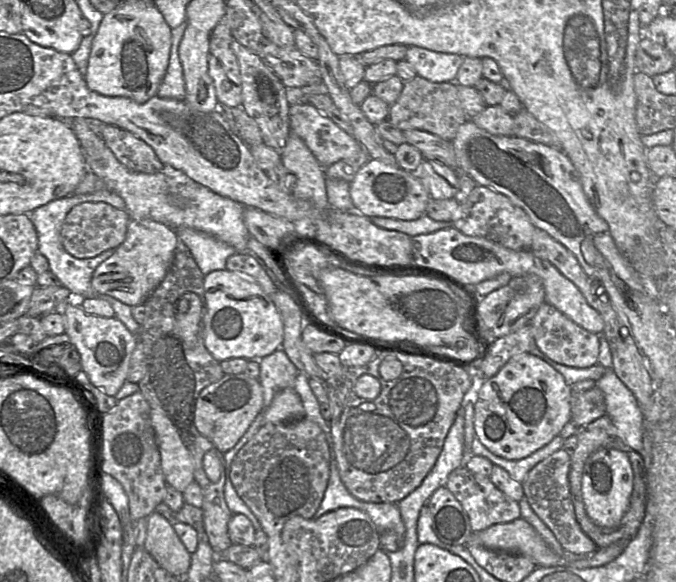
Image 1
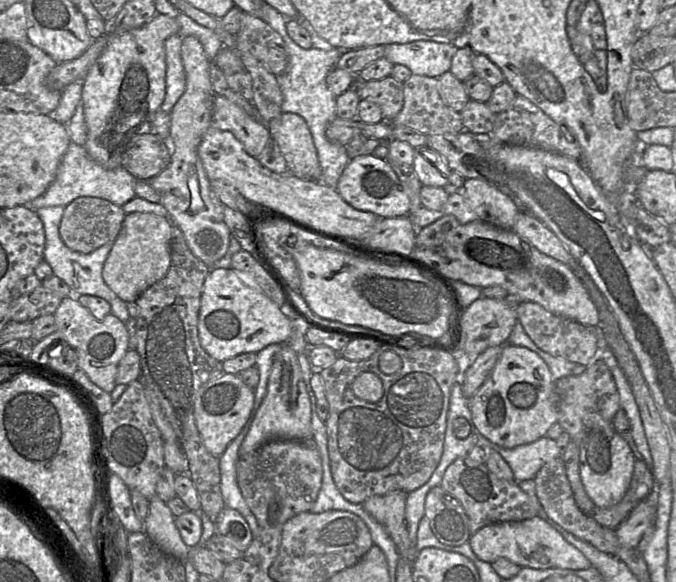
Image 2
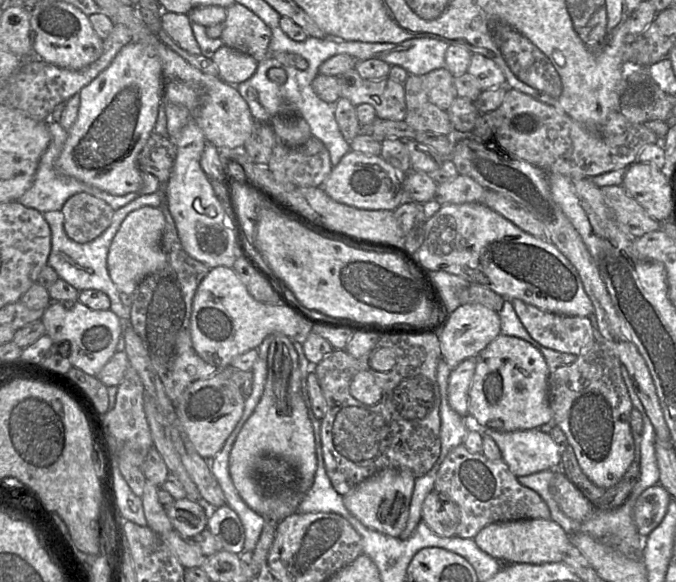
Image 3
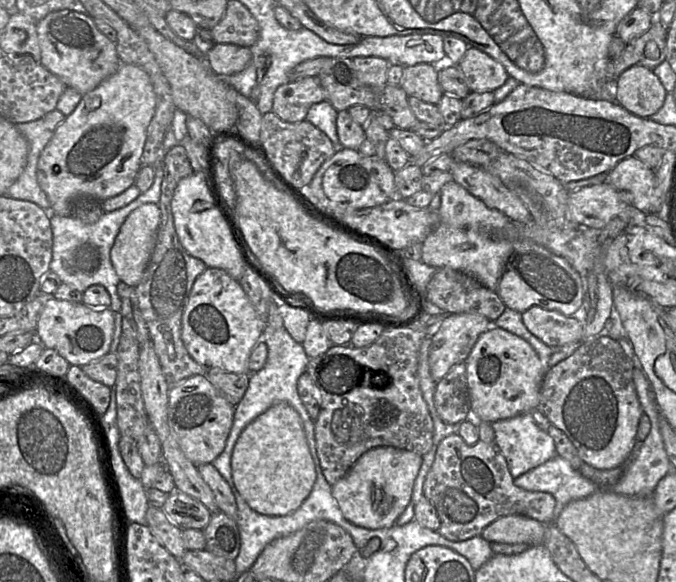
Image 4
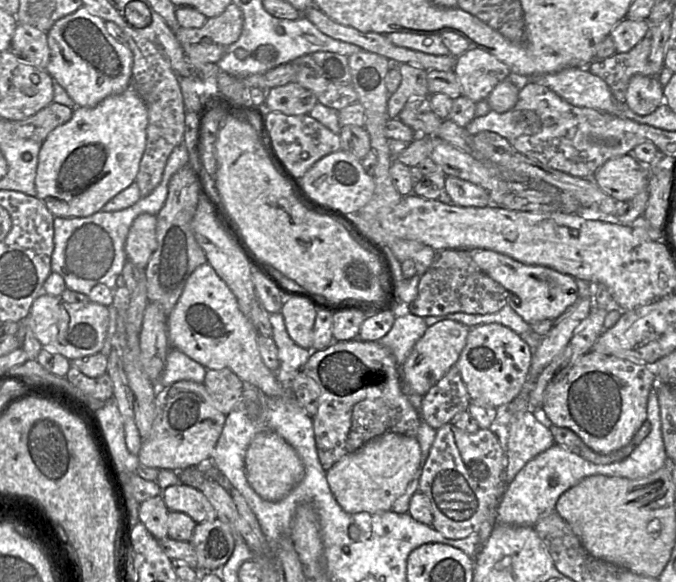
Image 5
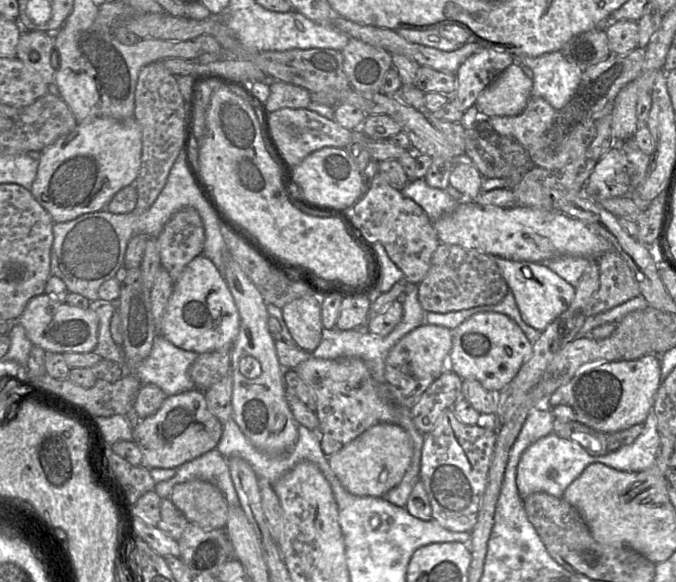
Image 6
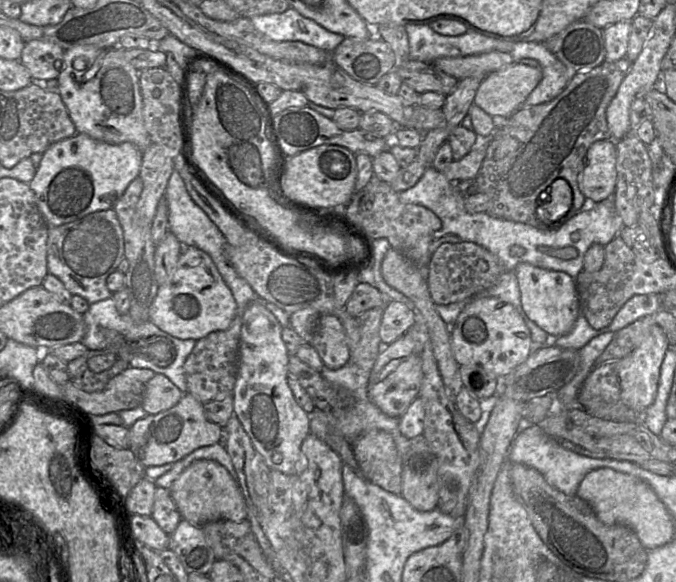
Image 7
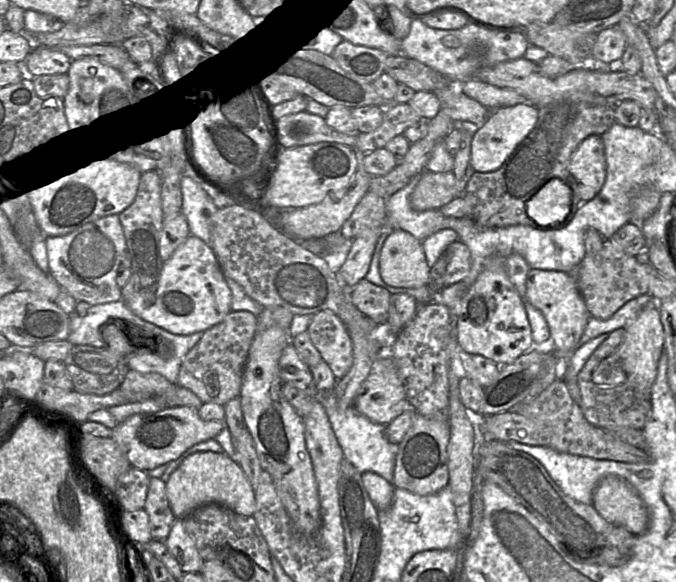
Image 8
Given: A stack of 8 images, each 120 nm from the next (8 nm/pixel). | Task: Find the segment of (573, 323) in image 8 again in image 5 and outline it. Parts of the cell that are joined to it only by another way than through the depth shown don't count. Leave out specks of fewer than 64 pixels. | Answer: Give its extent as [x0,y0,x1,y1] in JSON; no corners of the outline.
[468,248,579,325]

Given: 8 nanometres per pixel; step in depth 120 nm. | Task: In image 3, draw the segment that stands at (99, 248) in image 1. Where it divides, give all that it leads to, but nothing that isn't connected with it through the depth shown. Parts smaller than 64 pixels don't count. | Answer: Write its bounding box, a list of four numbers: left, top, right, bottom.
[61,192,115,243]

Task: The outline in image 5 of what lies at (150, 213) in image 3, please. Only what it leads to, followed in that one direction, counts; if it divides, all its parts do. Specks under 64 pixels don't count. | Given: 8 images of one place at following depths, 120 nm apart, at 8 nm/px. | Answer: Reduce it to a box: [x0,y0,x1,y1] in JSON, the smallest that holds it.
[125,214,156,269]

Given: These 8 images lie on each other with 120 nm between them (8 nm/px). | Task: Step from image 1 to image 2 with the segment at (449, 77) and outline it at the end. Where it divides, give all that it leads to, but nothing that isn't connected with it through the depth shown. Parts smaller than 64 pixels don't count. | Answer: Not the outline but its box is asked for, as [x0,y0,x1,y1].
[384,40,458,78]

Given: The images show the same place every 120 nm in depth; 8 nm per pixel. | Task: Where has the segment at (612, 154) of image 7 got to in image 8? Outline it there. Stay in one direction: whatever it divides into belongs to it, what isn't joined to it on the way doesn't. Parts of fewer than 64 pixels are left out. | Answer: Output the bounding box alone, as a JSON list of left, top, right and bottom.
[568,135,606,201]

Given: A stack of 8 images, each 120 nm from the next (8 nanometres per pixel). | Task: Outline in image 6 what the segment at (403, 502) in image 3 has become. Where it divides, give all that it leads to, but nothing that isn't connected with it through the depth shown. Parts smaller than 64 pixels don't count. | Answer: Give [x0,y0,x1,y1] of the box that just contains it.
[328,424,413,497]

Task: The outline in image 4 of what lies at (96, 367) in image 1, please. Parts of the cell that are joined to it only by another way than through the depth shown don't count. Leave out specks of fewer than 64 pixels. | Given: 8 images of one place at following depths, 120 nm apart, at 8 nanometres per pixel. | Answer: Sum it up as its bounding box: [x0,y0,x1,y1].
[35,296,114,367]

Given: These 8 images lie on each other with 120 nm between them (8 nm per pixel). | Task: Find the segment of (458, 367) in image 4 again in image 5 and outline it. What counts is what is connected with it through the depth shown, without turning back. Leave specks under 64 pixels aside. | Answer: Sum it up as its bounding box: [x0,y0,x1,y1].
[420,365,470,430]

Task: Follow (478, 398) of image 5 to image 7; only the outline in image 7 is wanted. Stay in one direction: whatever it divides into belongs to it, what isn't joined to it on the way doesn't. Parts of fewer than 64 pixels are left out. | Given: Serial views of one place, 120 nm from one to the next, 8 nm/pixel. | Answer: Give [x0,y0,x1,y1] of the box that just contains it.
[451,297,542,379]

